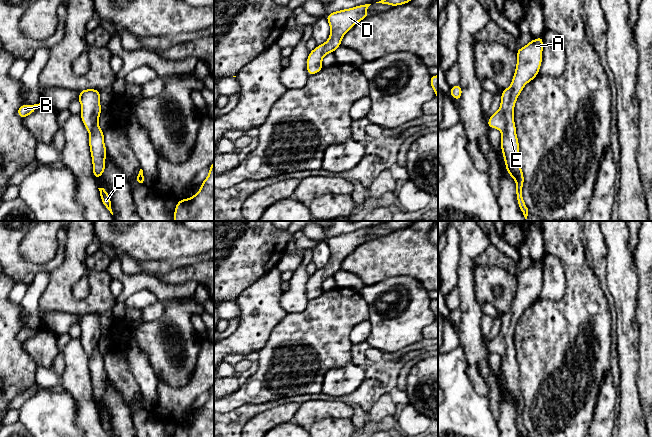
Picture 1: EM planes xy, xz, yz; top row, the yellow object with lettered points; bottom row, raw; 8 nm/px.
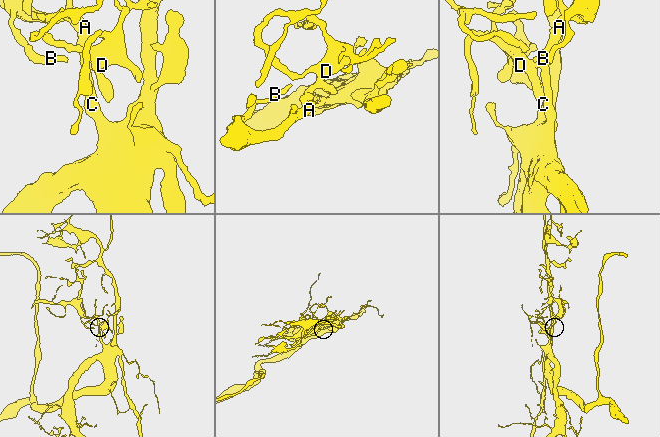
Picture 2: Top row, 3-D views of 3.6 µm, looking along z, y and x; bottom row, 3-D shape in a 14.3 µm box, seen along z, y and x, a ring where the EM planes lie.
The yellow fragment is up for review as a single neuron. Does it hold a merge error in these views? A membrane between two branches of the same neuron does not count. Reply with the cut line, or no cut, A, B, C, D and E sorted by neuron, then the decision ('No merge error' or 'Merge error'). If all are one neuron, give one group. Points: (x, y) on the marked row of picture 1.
No split. Groups: A B C D E. No merge error

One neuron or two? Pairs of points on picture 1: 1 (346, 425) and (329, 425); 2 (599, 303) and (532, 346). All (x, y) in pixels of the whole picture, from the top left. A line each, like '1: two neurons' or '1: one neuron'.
1: one neuron
2: one neuron

